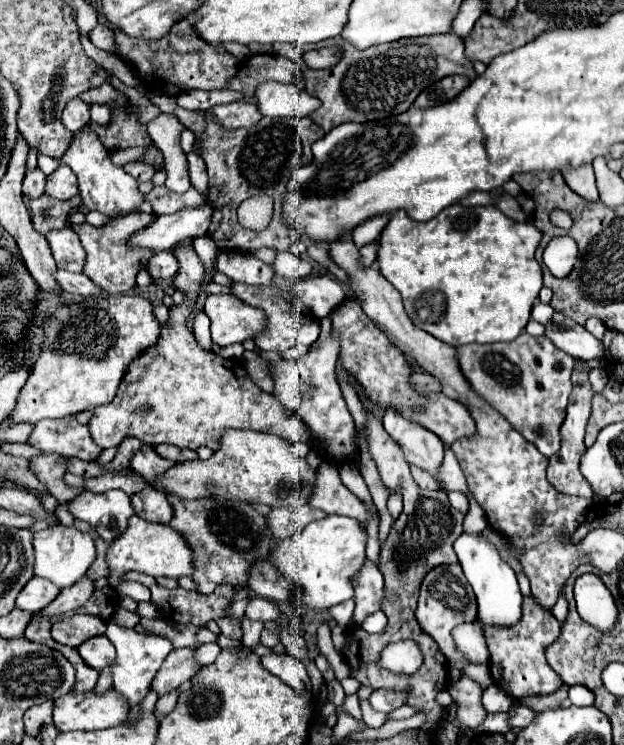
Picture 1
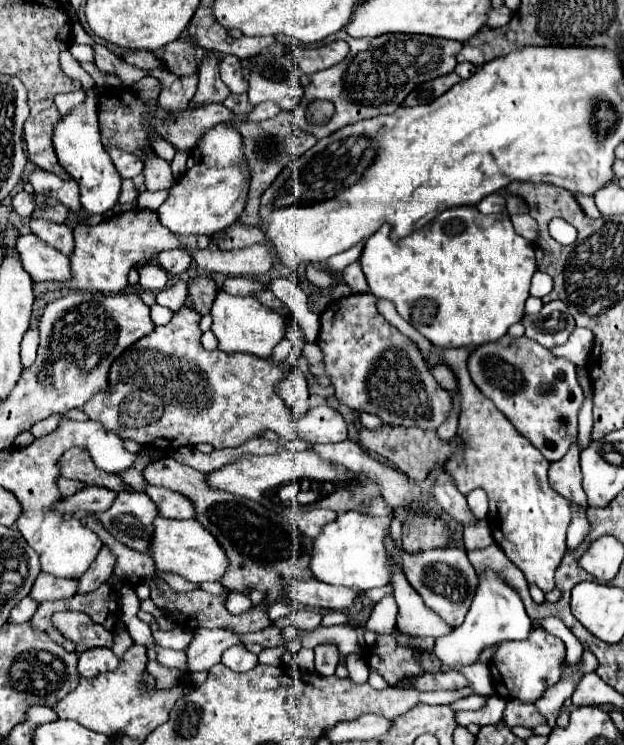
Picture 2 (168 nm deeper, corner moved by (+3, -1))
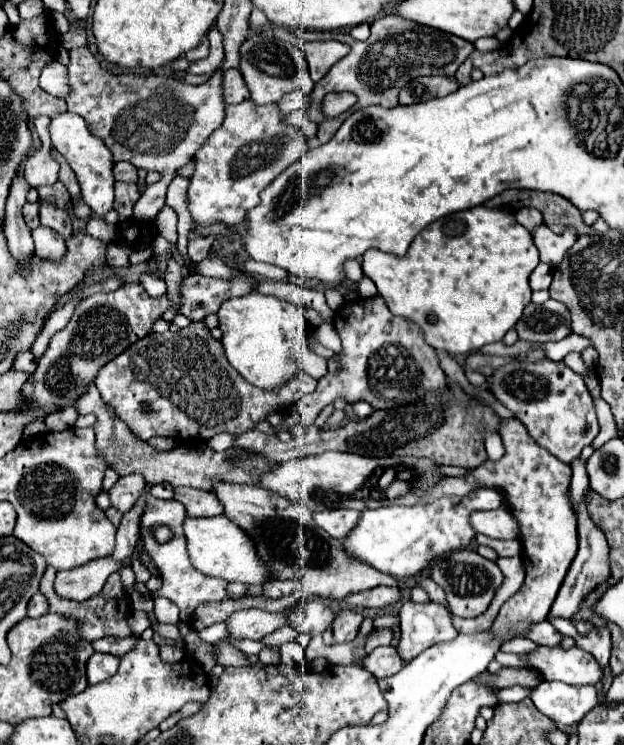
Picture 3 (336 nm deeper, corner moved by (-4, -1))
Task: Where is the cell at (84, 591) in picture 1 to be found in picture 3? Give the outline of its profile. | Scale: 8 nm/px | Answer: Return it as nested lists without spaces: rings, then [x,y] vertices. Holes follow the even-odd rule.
[[[140,497],[138,503],[122,517],[122,523],[118,527],[118,533],[116,533],[116,547],[112,551],[112,559],[114,561],[126,561],[126,559],[132,559],[132,553],[134,553],[134,547],[138,543],[138,527],[140,527],[140,515],[142,515],[142,509],[144,509],[144,499]]]

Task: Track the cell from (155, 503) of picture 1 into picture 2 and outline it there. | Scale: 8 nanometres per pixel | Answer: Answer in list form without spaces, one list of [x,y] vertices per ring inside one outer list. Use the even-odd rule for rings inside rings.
[[[147,487],[145,491],[159,507],[161,517],[167,519],[193,519],[195,517],[195,505],[191,503],[191,499],[187,499],[181,493],[169,491],[165,487]]]

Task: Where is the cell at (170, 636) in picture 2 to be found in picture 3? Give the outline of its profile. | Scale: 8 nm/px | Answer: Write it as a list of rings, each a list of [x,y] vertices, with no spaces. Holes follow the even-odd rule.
[[[222,623],[210,625],[210,627],[202,629],[202,631],[198,631],[198,637],[204,643],[218,643],[218,641],[222,641],[226,637],[226,625],[222,625]]]

